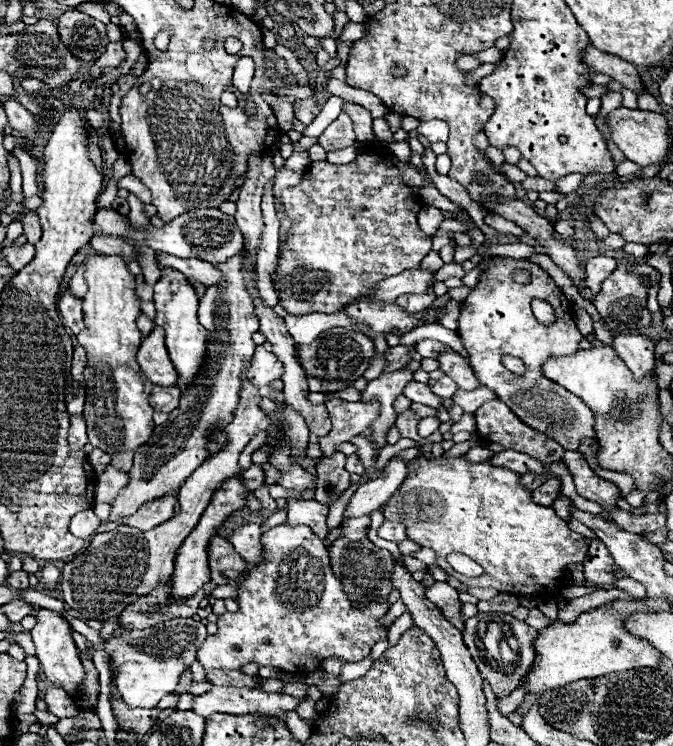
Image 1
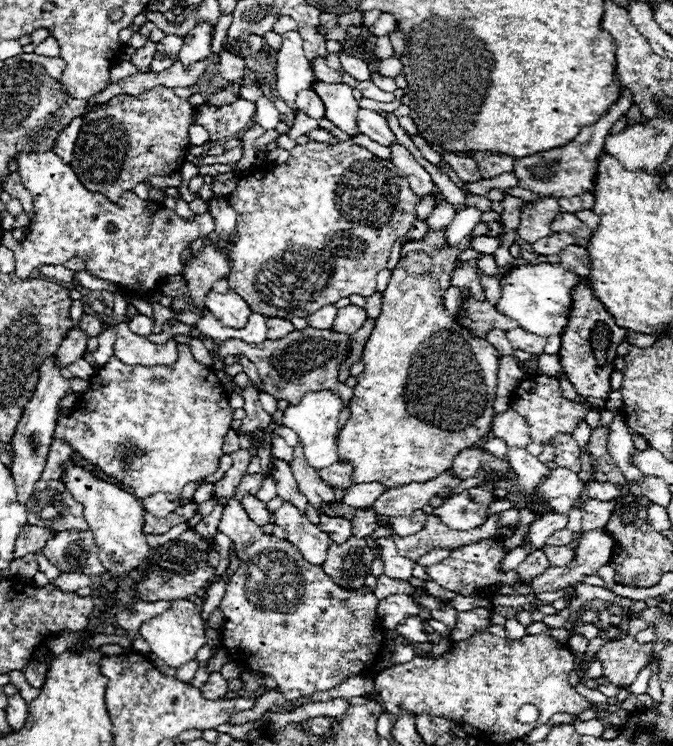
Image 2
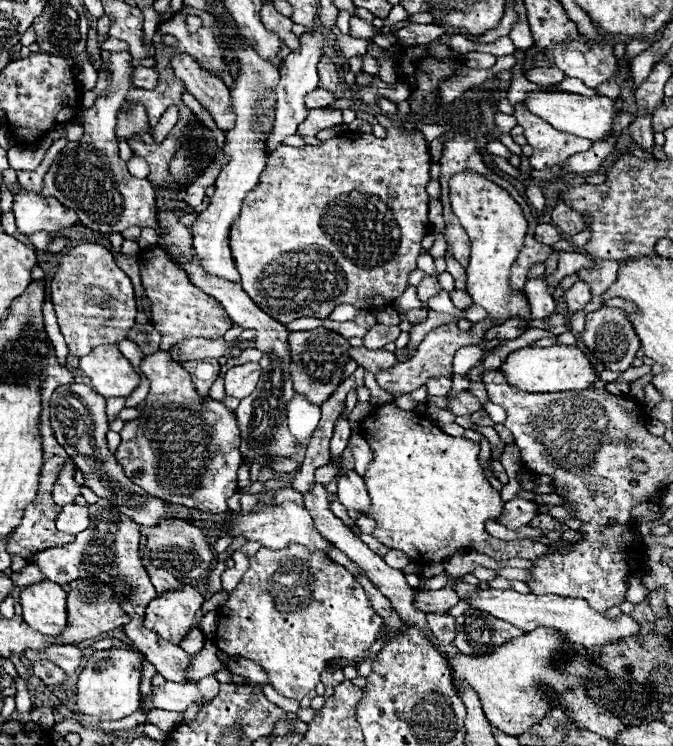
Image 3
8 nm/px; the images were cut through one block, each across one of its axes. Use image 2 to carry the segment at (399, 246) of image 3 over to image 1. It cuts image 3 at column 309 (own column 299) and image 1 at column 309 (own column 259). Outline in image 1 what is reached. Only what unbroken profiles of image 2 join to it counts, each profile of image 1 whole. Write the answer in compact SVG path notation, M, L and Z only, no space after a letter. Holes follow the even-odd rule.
M370 148L356 162L336 166L326 160L312 162L298 186L286 188L280 196L288 216L294 220L290 238L284 244L282 258L276 268L276 290L280 304L288 314L332 314L342 310L356 298L374 292L374 286L408 268L418 268L430 252L432 240L418 226L418 204L426 174L418 172L410 162L398 162L386 148Z

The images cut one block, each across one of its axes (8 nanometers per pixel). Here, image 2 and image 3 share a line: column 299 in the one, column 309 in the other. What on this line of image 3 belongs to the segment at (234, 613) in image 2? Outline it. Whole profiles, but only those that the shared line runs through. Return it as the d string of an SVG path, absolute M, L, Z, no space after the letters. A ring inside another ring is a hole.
M286 546L286 550L260 548L244 572L242 582L230 592L228 602L218 610L216 646L230 658L248 658L260 664L270 684L286 698L314 698L314 686L320 682L322 670L334 658L358 660L368 654L382 628L382 618L370 608L370 600L358 580L340 564L328 560L322 552L306 550L306 546Z

